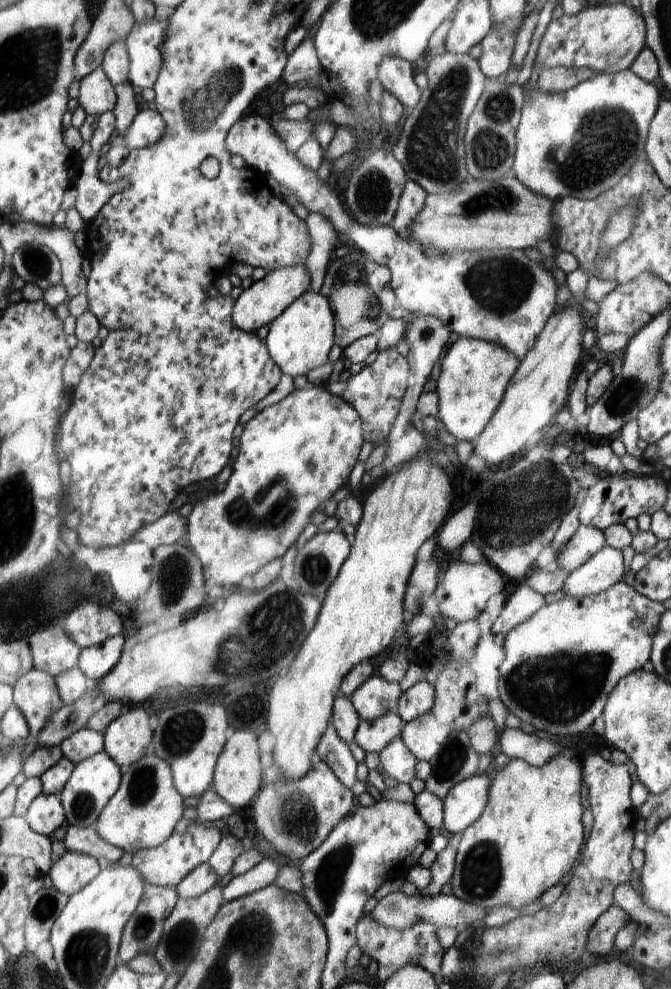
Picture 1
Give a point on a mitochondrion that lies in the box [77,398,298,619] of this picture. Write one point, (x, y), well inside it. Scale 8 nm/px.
(174, 572)

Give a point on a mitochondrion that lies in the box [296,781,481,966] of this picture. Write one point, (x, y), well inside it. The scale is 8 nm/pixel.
(330, 878)

